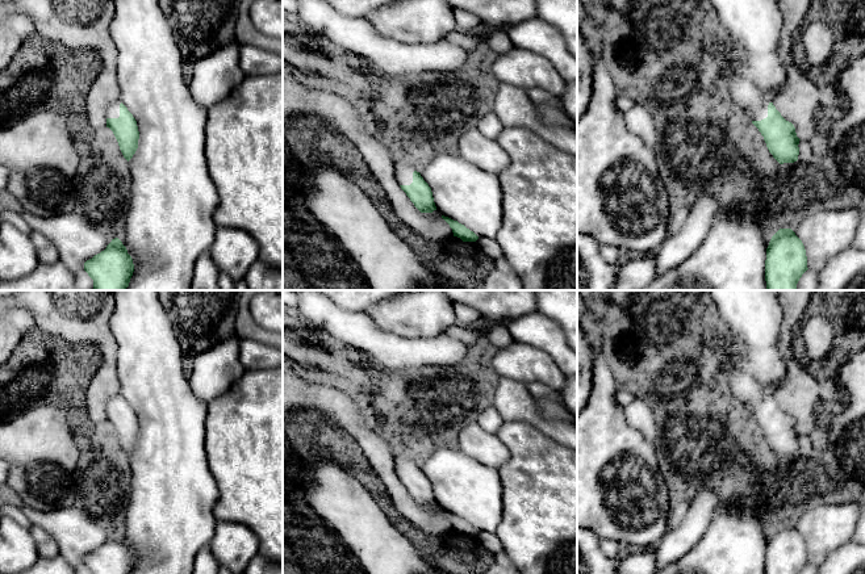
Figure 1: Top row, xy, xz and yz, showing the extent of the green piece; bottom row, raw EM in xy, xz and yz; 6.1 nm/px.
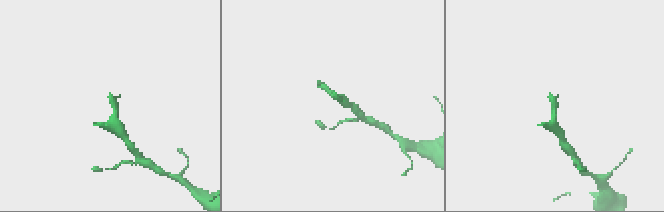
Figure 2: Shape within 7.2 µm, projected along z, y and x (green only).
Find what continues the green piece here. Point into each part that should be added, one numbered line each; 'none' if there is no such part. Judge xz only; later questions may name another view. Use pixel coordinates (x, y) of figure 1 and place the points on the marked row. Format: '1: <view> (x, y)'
1: xz (402, 171)

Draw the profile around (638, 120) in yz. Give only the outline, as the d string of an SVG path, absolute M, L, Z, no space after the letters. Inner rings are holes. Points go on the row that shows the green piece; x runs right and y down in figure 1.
M635 104L630 110L623 113L623 118L628 131L640 138L648 148L655 150L657 131L649 112L644 106Z

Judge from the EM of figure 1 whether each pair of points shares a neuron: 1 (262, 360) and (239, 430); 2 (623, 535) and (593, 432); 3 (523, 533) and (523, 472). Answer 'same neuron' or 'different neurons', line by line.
1: different neurons
2: same neuron
3: same neuron

